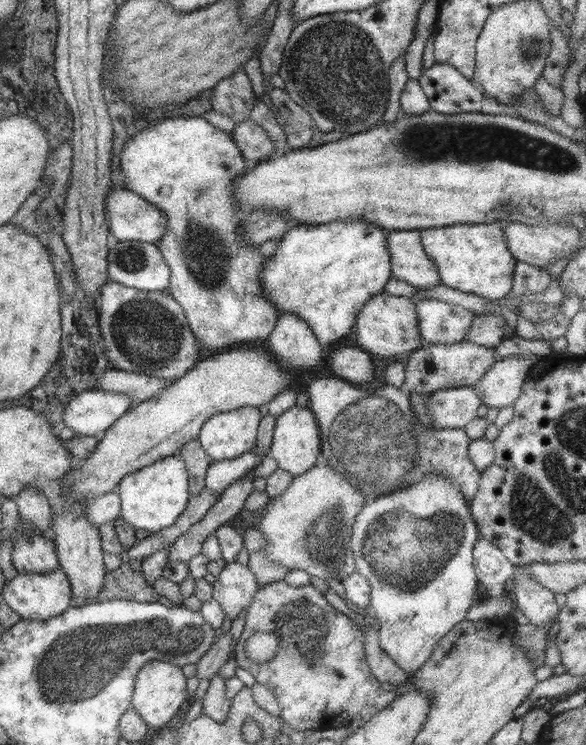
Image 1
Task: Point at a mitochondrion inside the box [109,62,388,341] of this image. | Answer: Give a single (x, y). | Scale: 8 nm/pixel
(208, 261)

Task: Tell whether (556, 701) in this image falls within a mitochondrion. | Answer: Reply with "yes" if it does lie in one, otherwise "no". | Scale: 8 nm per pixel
no

